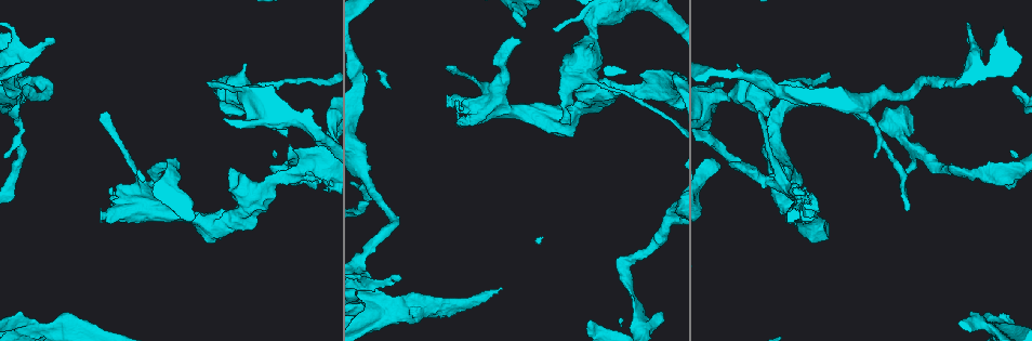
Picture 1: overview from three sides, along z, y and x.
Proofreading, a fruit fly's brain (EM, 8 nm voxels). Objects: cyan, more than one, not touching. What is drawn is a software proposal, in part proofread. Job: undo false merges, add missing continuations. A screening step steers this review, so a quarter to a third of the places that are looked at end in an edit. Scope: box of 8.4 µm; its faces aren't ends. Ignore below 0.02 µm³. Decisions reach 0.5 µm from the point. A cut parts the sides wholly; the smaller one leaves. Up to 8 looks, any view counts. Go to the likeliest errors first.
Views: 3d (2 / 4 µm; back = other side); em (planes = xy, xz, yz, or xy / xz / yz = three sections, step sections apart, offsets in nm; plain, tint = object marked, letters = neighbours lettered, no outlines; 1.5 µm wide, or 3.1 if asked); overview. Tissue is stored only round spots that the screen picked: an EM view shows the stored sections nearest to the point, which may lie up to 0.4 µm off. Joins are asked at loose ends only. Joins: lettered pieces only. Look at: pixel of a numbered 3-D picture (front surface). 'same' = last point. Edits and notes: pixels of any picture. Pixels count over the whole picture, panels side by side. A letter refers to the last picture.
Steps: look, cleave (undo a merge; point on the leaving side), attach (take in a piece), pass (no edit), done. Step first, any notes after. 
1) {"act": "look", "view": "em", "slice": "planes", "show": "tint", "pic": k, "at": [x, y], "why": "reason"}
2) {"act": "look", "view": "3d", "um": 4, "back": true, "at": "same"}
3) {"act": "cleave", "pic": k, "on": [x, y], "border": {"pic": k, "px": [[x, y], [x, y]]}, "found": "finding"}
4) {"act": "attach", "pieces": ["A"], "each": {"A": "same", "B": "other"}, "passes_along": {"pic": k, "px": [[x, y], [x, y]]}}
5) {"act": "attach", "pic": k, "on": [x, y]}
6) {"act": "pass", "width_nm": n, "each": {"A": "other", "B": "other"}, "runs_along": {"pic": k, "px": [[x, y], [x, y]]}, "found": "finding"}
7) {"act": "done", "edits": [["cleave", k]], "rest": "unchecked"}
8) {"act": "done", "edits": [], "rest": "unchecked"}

{"act": "look", "view": "3d", "um": 4, "back": true, "pic": 1, "at": [521, 42], "why": "branch stops here"}

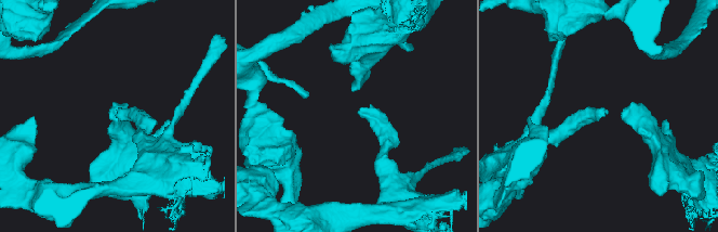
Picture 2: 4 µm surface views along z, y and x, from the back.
{"act": "look", "view": "em", "slice": "xz", "step": 4, "show": "tint", "pic": 2, "at": [602, 114], "why": "now the EM"}

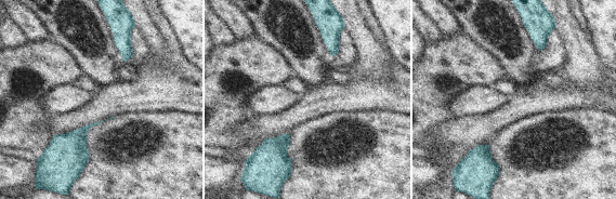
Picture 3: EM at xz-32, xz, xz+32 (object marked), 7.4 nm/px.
{"act": "look", "view": "em", "slice": "planes", "show": "letters", "at": "same"}

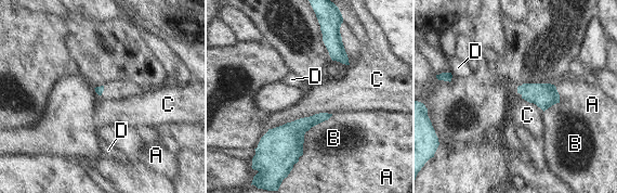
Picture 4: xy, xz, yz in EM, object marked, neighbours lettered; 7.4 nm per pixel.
{"act": "pass", "each": {"A": "other", "B": "other", "C": "other", "D": "other"}, "border": {"pic": 4, "px": [[331, 113], [315, 113], [268, 129]]}, "found": "none of them fits"}

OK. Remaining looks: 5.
{"act": "look", "view": "3d", "um": 2, "pic": 1, "at": [562, 123], "why": "branch stops here"}

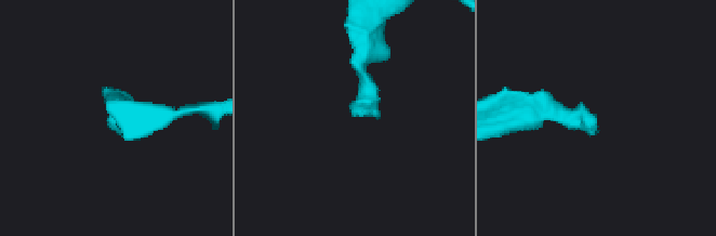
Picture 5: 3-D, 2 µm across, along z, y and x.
{"act": "look", "view": "em", "slice": "planes", "show": "letters", "pic": 5, "at": [362, 114], "why": "shape alone is not enough"}

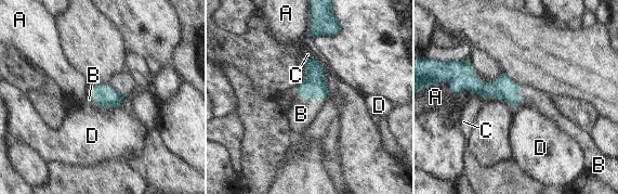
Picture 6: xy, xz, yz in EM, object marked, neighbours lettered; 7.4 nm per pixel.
{"act": "attach", "pieces": ["B"], "width_nm": 150, "each": {"A": "other", "B": "same", "C": "other", "D": "other"}, "passes_along": {"pic": 6, "px": [[104, 95], [99, 85], [89, 99]]}, "found": "it goes on there"}

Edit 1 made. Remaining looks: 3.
{"act": "look", "view": "3d", "um": 4, "pic": 1, "at": [106, 113]}

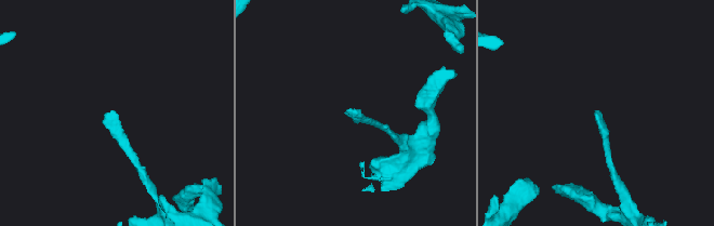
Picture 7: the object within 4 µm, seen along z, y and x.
{"act": "look", "view": "em", "slice": "planes", "show": "letters", "pic": 7, "at": [116, 111]}

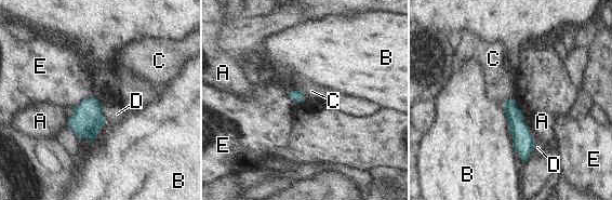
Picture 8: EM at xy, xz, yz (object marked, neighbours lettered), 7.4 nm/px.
{"act": "pass", "longest_contact_nm": ["B", 360], "each": {"A": "other", "B": "other", "C": "other", "D": "other", "E": "other"}, "runs_along": {"pic": 8, "px": [[510, 102], [524, 158]]}, "found": "none of them fits"}

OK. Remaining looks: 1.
{"act": "done", "edits": [["attach", 6]], "rest": "unchecked"}

